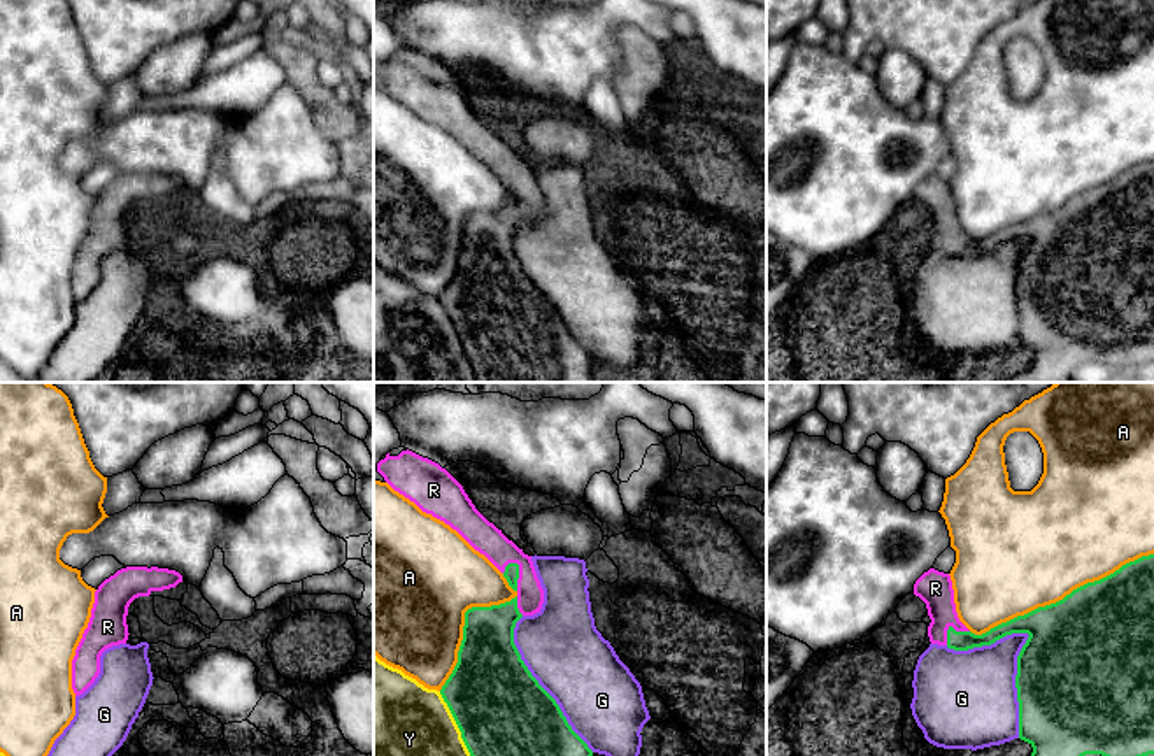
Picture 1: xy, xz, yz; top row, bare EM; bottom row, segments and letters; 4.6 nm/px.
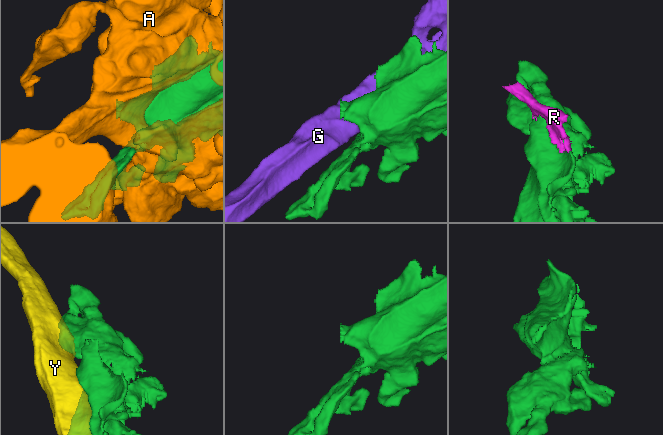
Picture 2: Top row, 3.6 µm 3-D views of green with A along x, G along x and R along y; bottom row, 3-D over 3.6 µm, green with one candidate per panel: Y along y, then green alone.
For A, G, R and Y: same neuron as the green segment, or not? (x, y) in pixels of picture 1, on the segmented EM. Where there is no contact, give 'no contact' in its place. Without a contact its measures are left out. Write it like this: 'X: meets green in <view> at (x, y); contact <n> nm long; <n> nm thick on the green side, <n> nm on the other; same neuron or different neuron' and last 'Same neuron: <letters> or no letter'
A: meets green in yz at (1063, 599); contact 900 nm long; 500 nm thick on the green side, 480 nm on the other; different neuron
G: meets green in yz at (1023, 646); contact 550 nm long; 500 nm thick on the green side, 320 nm on the other; different neuron
R: meets green in xz at (518, 574); contact 140 nm long; 70 nm thick on the green side, 140 nm on the other; same neuron
Y: meets green in xz at (456, 723); contact 320 nm long; 420 nm thick on the green side, 360 nm on the other; different neuron
Same neuron: R

